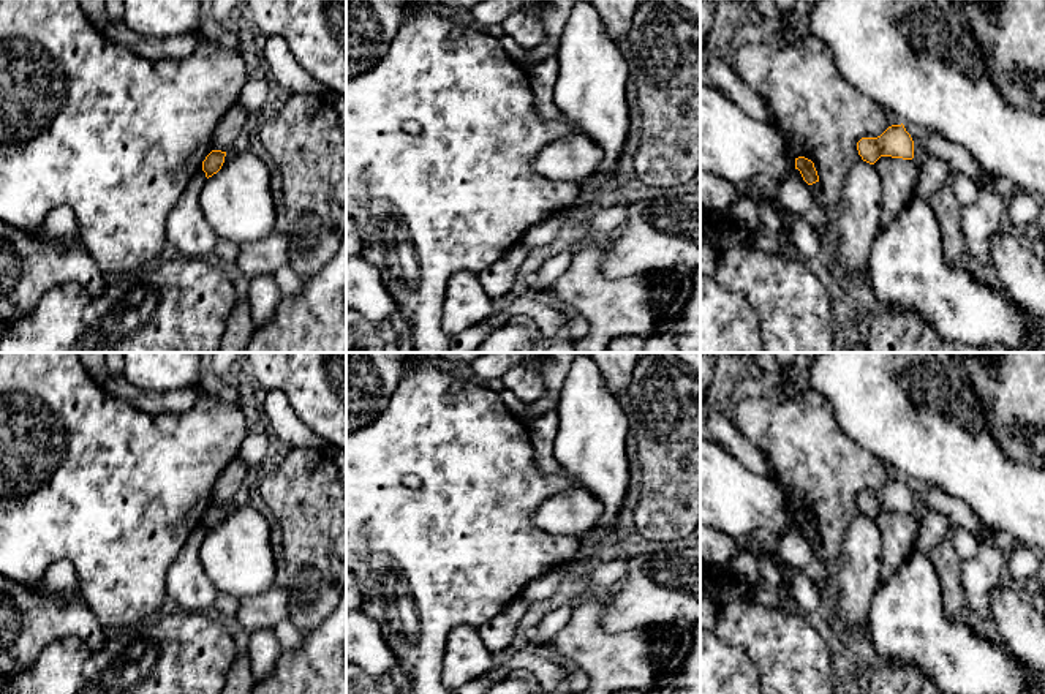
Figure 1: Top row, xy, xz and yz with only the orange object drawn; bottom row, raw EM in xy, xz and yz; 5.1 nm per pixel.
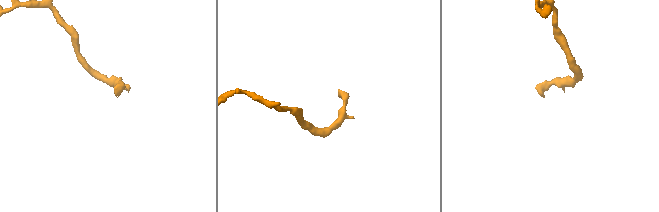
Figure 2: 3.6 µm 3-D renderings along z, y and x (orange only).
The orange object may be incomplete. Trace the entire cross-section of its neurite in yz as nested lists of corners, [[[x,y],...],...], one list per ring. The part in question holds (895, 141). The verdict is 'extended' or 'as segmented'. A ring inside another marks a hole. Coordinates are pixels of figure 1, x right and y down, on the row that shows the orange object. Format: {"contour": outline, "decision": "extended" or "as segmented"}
{"contour": [[[892,125],[877,138],[862,138],[857,142],[863,161],[874,164],[881,157],[914,158],[914,141],[904,125]]], "decision": "as segmented"}

